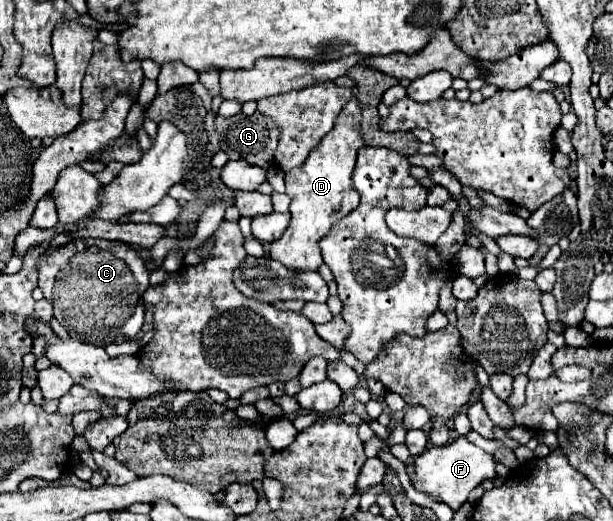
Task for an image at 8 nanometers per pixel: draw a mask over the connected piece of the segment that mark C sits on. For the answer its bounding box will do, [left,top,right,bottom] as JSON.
[38,238,148,346]

